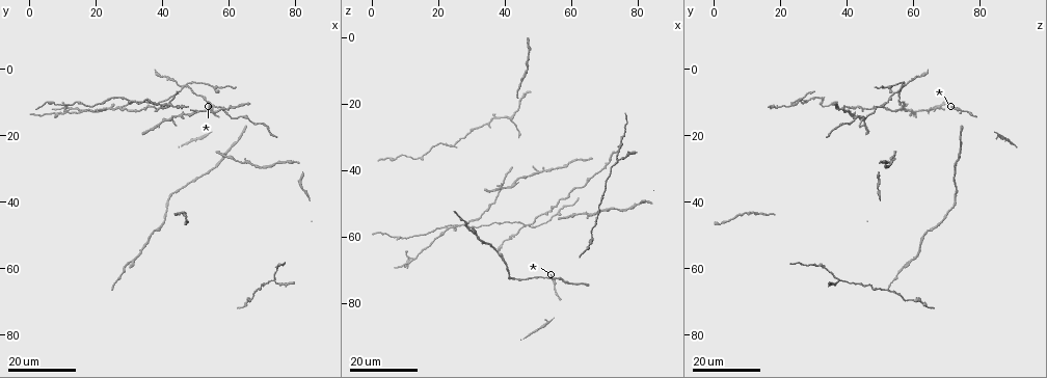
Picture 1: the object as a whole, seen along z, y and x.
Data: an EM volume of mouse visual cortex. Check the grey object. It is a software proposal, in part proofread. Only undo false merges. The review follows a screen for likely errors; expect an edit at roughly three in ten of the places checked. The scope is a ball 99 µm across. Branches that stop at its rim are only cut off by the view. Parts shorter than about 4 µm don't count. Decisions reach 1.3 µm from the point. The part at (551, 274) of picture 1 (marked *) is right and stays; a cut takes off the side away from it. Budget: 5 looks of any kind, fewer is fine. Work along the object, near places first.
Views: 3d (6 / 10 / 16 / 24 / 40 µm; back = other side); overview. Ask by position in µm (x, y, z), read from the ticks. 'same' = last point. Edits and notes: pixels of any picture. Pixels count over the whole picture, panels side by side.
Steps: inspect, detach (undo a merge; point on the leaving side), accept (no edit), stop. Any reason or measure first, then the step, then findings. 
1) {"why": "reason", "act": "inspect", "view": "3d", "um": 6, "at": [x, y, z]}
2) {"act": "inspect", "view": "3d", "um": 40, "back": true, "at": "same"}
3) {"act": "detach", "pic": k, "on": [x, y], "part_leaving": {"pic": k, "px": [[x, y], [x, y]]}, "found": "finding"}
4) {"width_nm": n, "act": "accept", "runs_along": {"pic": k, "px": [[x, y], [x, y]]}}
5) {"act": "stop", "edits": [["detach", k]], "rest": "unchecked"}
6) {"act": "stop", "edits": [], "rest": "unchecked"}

{"act": "inspect", "view": "3d", "um": 16, "at": [41.0, 15.5, 44.5]}

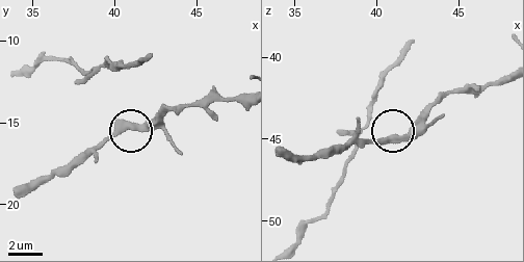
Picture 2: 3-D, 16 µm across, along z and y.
{"act": "inspect", "view": "3d", "um": 6, "at": [40.8, 15.2, 44.9]}

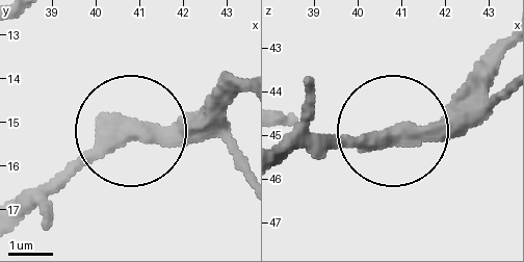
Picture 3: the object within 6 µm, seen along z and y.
{"act": "accept", "found": "continuous, no second neuron"}

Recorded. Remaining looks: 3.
{"why": "three arms meet", "act": "inspect", "view": "3d", "um": 16, "at": [45.0, 13.5, 42.0]}

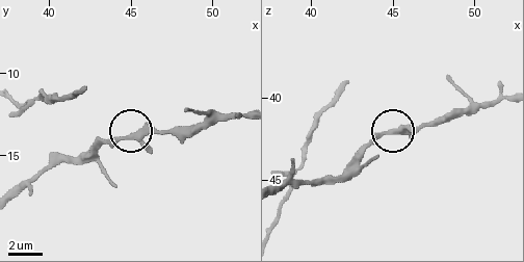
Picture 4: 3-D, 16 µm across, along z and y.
{"act": "inspect", "view": "3d", "um": 10, "at": [44.8, 13.8, 42.1]}

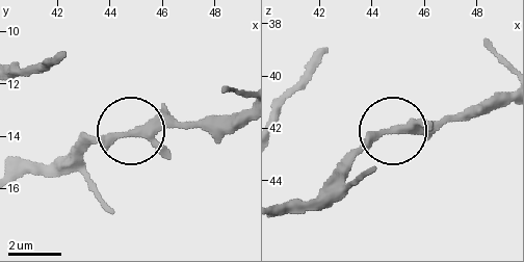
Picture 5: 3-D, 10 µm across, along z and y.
{"width_nm": 280, "act": "accept", "found": "all the same neuron"}

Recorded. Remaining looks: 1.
{"act": "stop", "edits": [], "rest": "unchecked"}

